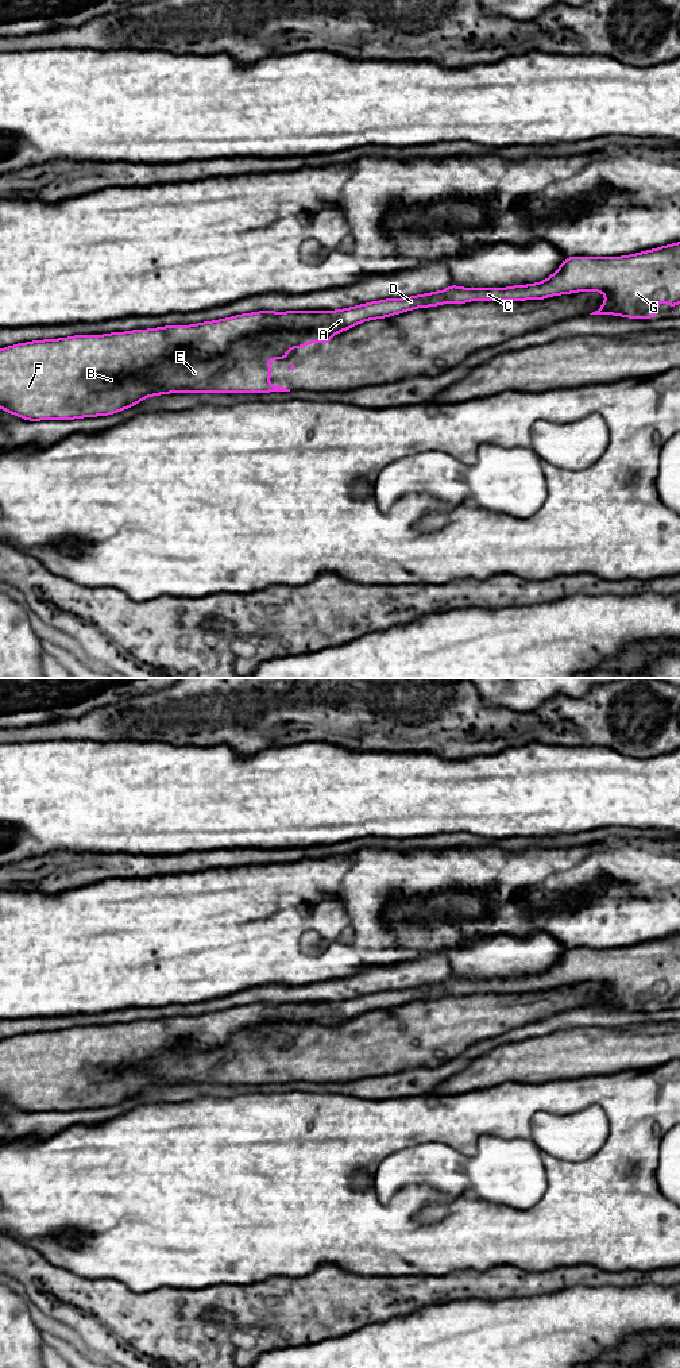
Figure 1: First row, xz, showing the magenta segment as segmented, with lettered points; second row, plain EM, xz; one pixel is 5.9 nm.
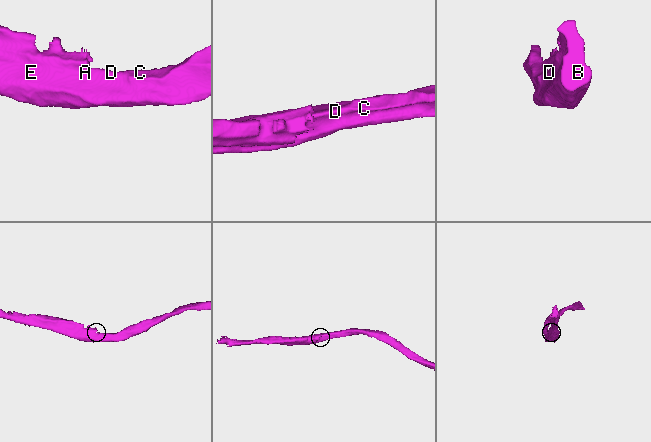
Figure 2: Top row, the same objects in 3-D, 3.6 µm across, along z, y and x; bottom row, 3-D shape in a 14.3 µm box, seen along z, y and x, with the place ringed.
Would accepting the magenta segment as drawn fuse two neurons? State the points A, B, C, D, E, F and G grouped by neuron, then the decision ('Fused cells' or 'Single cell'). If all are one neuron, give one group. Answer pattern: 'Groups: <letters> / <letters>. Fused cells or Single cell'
Groups: A B C D F G / E. Fused cells

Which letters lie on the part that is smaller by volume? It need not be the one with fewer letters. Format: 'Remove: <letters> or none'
Remove: E

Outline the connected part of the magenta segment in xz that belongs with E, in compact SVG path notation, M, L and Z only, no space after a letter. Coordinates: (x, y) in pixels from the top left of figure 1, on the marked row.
M270 332L259 338L244 338L212 361L166 361L142 374L143 381L170 393L274 393L290 392L271 386L271 365L260 359L289 359L287 348L302 348L308 343L331 343L332 338L316 332Z

